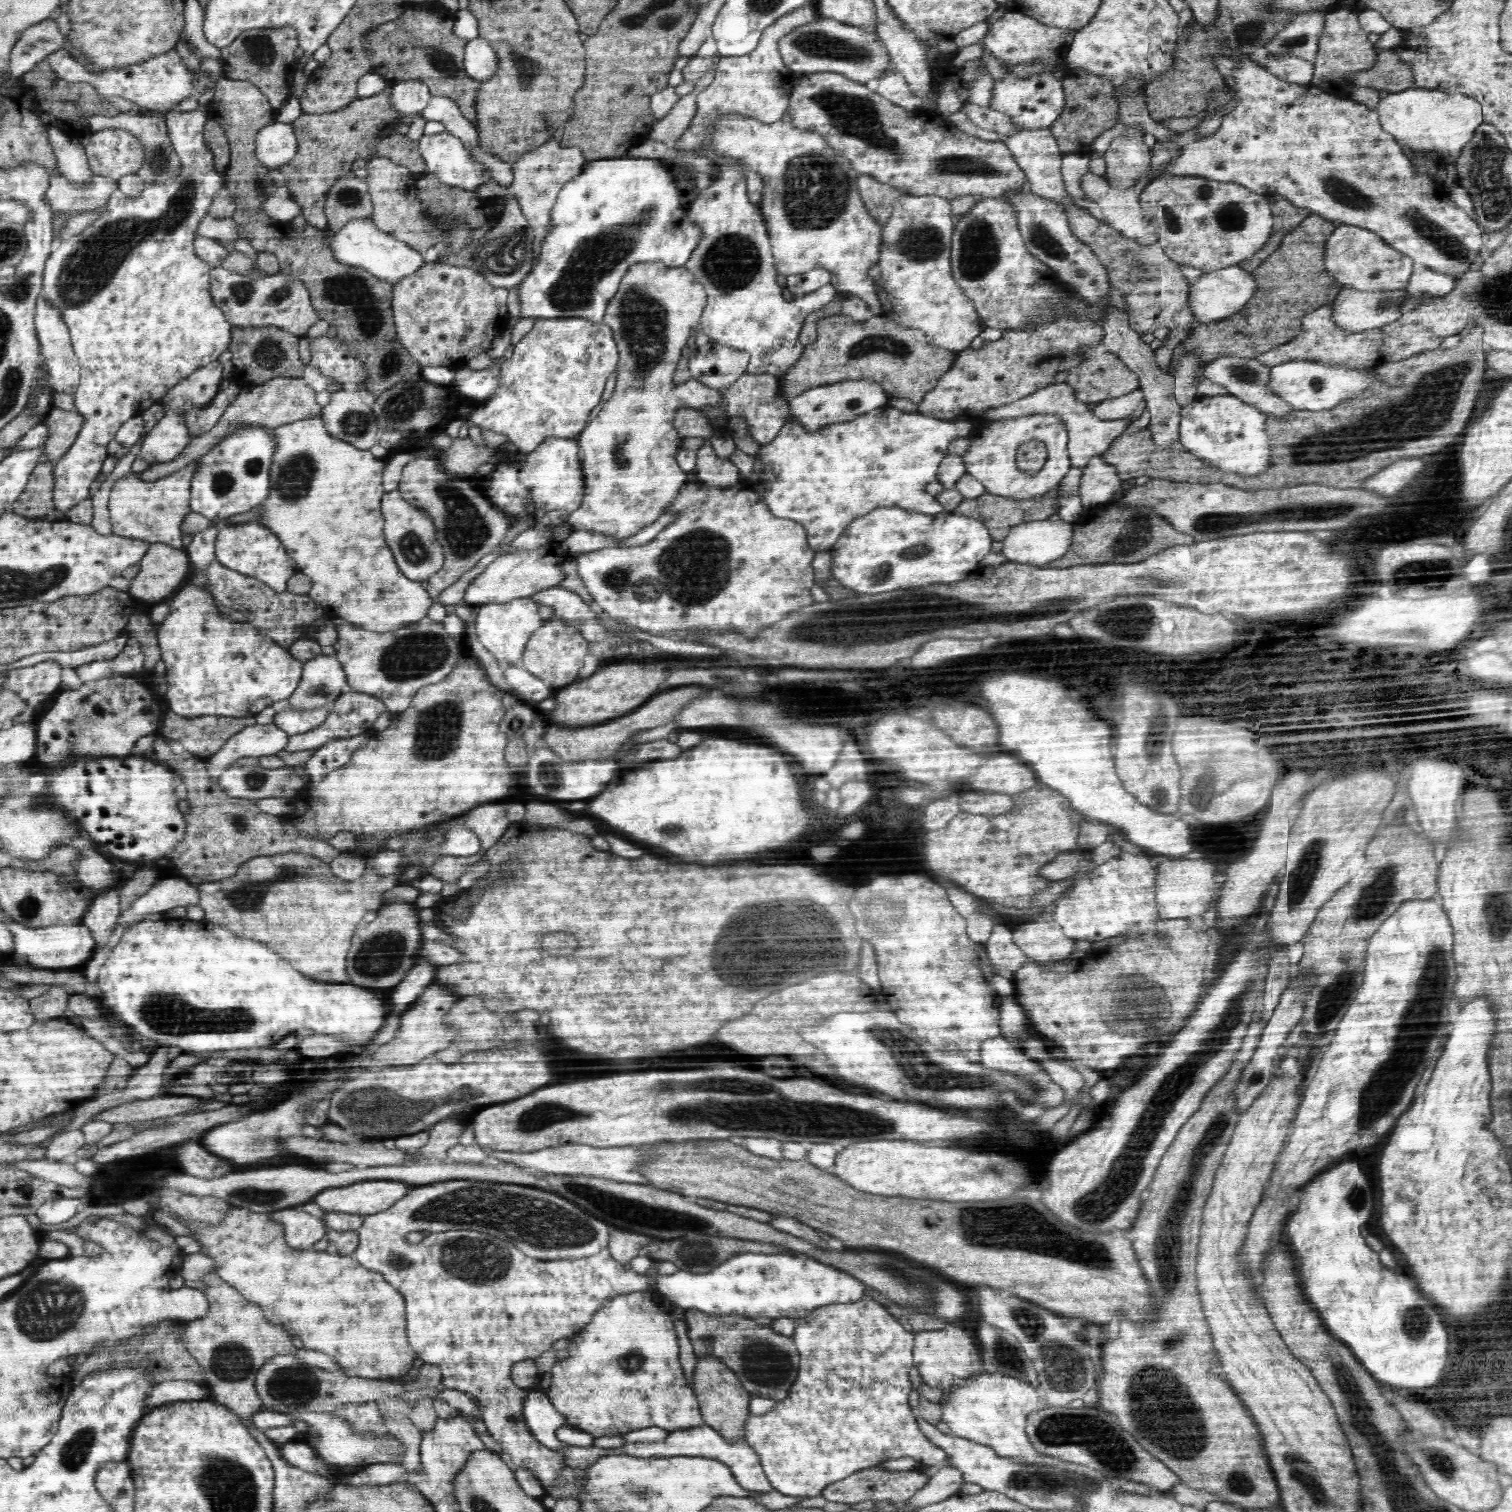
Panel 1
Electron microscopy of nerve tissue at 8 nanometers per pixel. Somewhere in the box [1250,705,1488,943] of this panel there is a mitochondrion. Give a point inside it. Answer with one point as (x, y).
(1376, 894)

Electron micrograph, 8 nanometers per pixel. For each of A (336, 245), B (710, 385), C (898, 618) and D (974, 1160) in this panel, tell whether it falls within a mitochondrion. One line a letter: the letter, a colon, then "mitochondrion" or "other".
A: other
B: other
C: mitochondrion
D: other

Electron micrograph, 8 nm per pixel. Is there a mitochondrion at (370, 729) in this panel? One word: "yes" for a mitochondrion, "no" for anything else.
no

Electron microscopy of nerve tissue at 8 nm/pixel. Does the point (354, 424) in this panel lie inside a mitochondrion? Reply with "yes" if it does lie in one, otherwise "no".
yes

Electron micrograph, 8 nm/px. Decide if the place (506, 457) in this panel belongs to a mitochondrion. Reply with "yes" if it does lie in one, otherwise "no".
no

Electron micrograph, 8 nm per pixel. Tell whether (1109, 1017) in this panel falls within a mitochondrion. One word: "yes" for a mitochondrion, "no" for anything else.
yes

